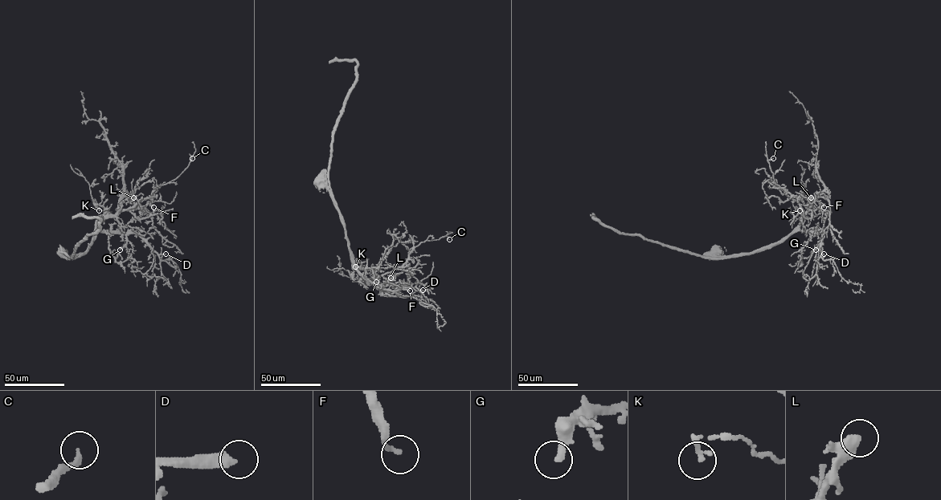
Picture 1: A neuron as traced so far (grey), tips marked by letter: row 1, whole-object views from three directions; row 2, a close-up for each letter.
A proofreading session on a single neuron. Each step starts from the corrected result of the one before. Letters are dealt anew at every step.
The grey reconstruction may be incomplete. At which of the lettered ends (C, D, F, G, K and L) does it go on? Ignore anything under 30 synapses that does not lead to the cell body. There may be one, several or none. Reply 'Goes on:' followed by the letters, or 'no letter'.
Goes on: no letter

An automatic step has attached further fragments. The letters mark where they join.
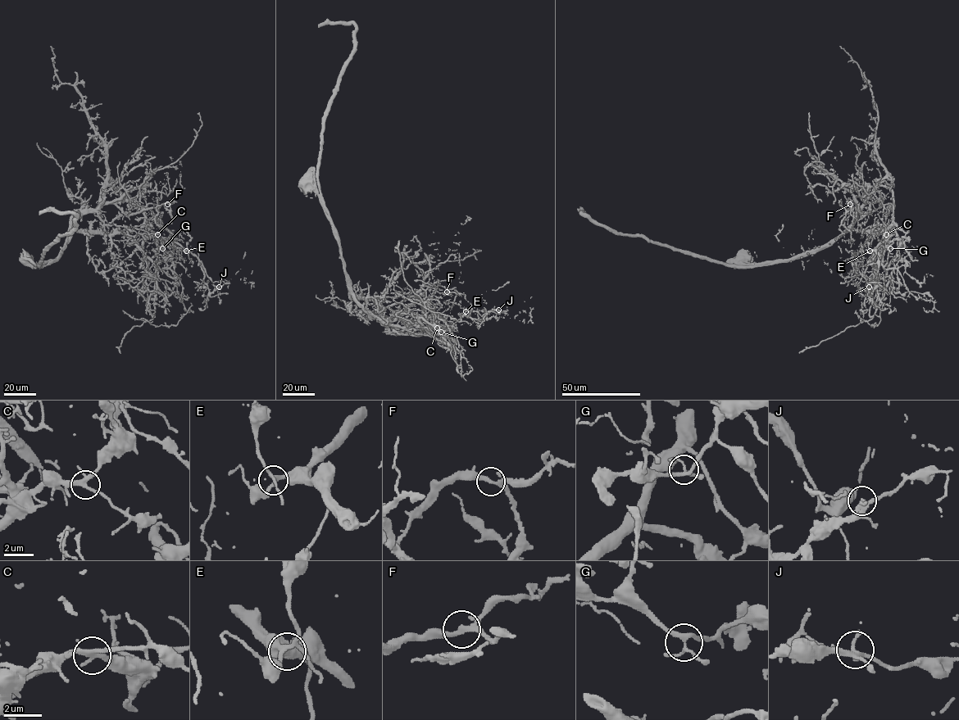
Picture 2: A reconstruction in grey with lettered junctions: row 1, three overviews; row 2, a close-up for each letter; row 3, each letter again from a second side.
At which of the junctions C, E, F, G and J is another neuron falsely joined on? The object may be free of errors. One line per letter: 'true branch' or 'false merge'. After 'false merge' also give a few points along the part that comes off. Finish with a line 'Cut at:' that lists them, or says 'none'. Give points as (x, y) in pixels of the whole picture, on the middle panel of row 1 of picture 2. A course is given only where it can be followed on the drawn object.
C: true branch
E: true branch
F: false merge | (447, 292), (430, 278), (420, 301), (443, 341), (464, 315), (515, 318), (532, 296)
G: true branch
J: true branch
Cut at: F

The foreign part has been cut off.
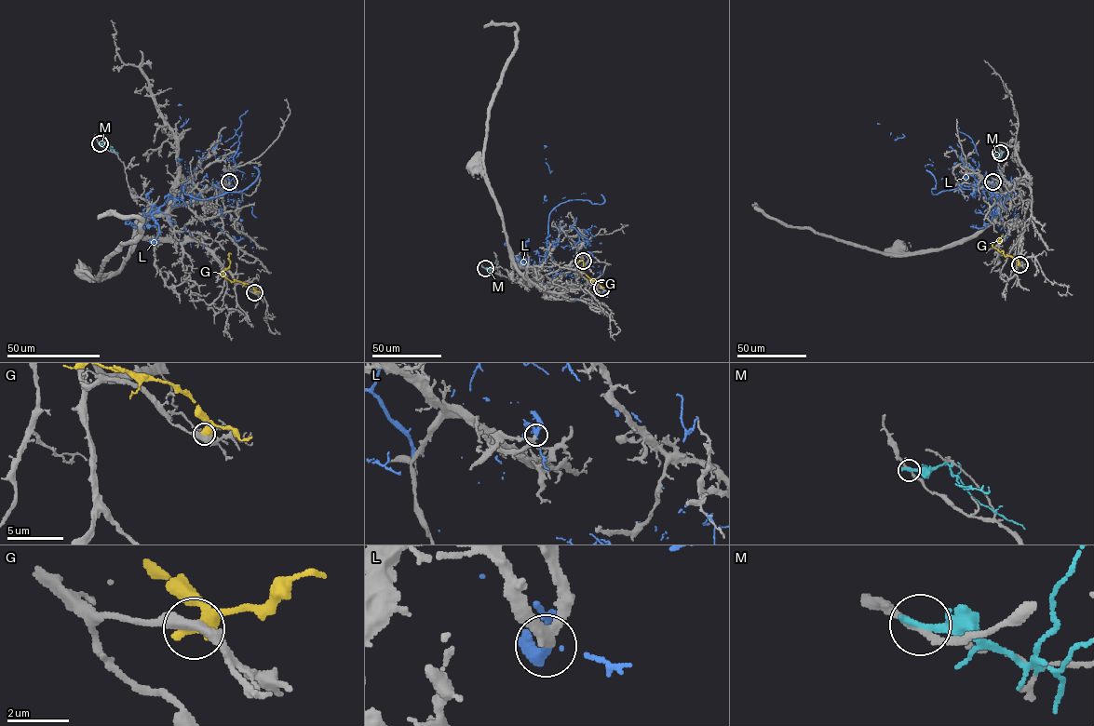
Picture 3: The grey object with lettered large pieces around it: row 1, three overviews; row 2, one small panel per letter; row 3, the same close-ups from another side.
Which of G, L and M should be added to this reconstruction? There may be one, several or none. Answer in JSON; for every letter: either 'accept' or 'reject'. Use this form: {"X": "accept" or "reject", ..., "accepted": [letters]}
{"G": "reject", "L": "reject", "M": "reject", "accepted": []}

